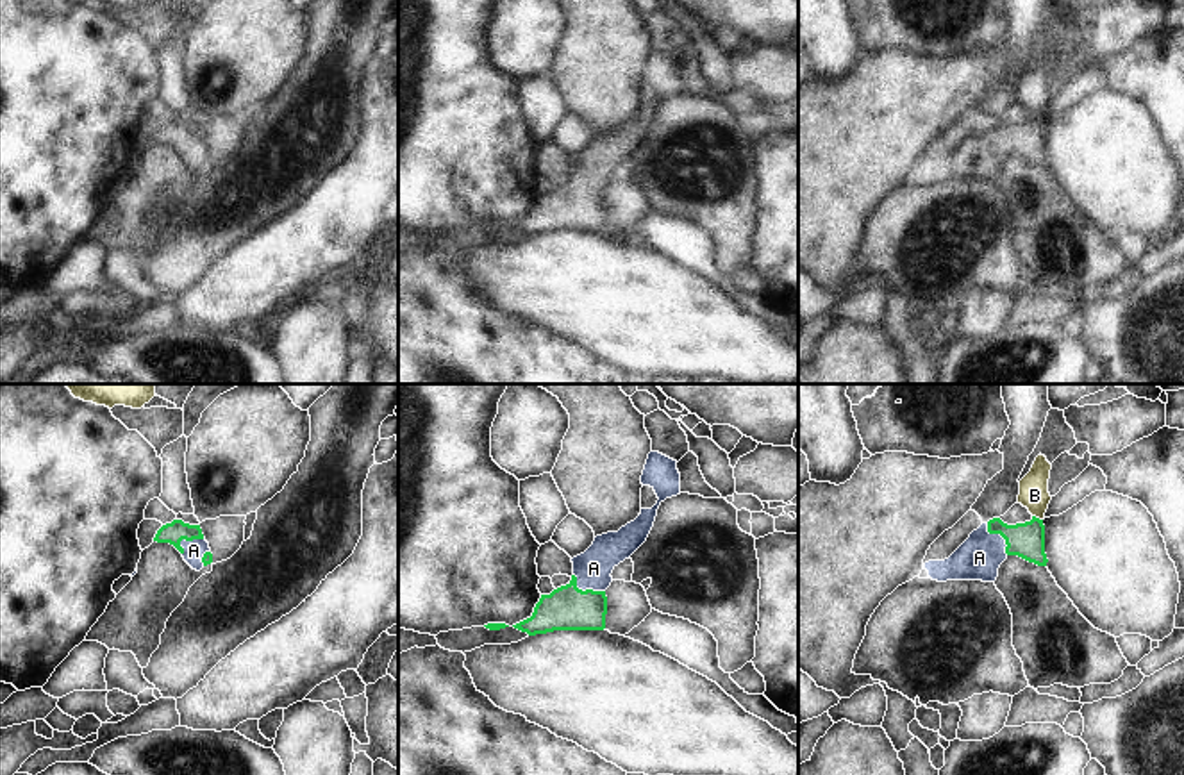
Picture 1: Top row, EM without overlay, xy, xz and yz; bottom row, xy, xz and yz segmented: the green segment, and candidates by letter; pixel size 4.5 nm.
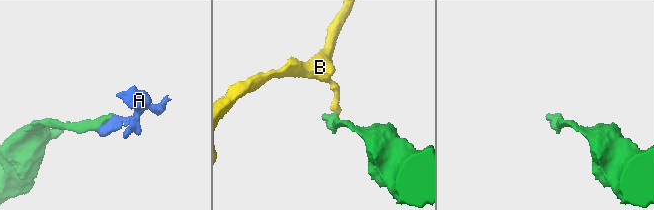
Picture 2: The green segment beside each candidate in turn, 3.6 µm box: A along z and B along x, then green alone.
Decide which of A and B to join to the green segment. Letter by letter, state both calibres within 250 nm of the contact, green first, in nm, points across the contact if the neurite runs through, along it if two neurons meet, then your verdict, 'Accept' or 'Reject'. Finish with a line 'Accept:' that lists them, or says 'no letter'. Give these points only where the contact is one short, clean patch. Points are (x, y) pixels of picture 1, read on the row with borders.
A: Thickness 200 nm (green) against 170 nm. Path across: xz (566, 608), (586, 590), (593, 568). Accept
B: Thickness 160 nm (green) against 130 nm. Boundary: yz (1033, 515), (1042, 520). Reject
Accept: A

